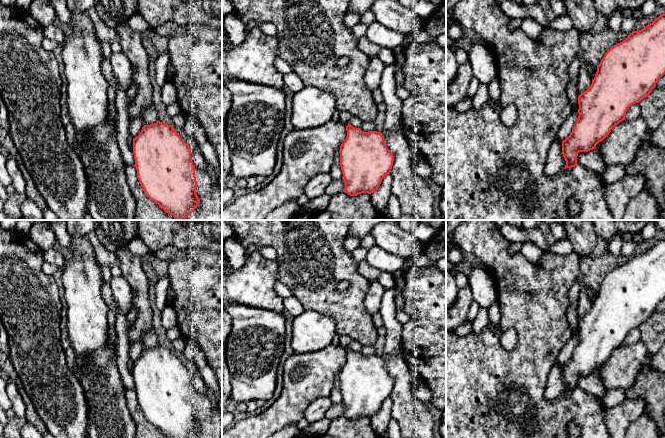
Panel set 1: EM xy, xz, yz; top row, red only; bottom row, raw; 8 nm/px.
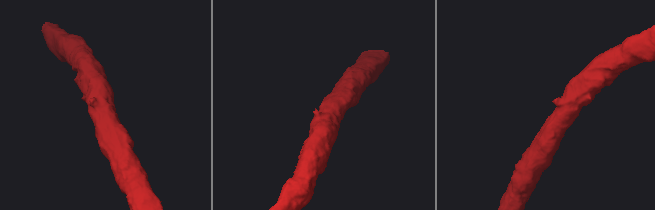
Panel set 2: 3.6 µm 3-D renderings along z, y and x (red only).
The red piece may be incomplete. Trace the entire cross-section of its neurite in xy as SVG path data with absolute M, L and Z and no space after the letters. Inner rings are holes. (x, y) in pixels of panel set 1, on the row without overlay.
M157 345L154 348L144 349L141 356L133 362L134 391L137 394L137 402L144 418L158 428L168 438L191 438L200 427L196 418L197 405L195 390L192 386L189 369L179 360L172 349Z

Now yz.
M665 237L657 241L645 252L633 255L628 261L611 271L604 279L597 296L592 303L591 310L578 320L578 343L570 359L562 365L562 378L566 385L563 393L578 390L577 380L579 376L588 376L596 372L611 354L625 343L630 330L639 327L646 322L656 311L658 304L665 298Z

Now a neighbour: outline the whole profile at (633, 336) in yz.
M635 327L629 331L626 336L625 343L632 345L640 341L640 330L639 327Z

